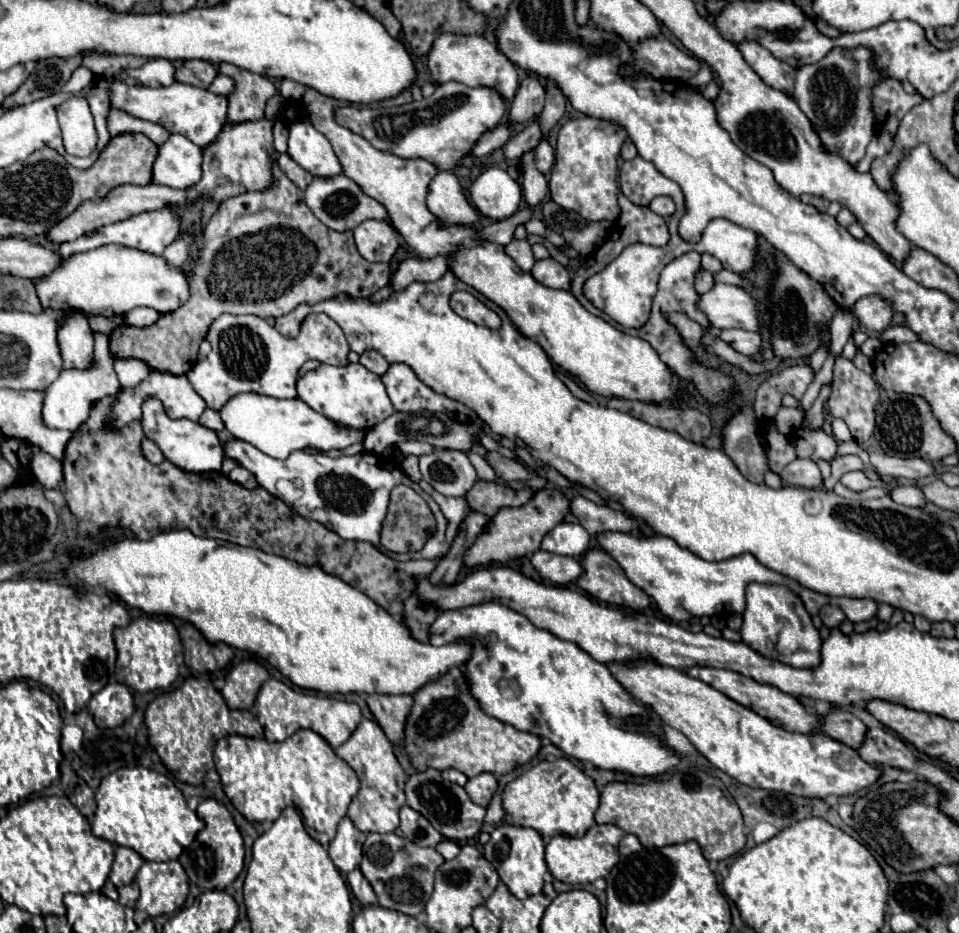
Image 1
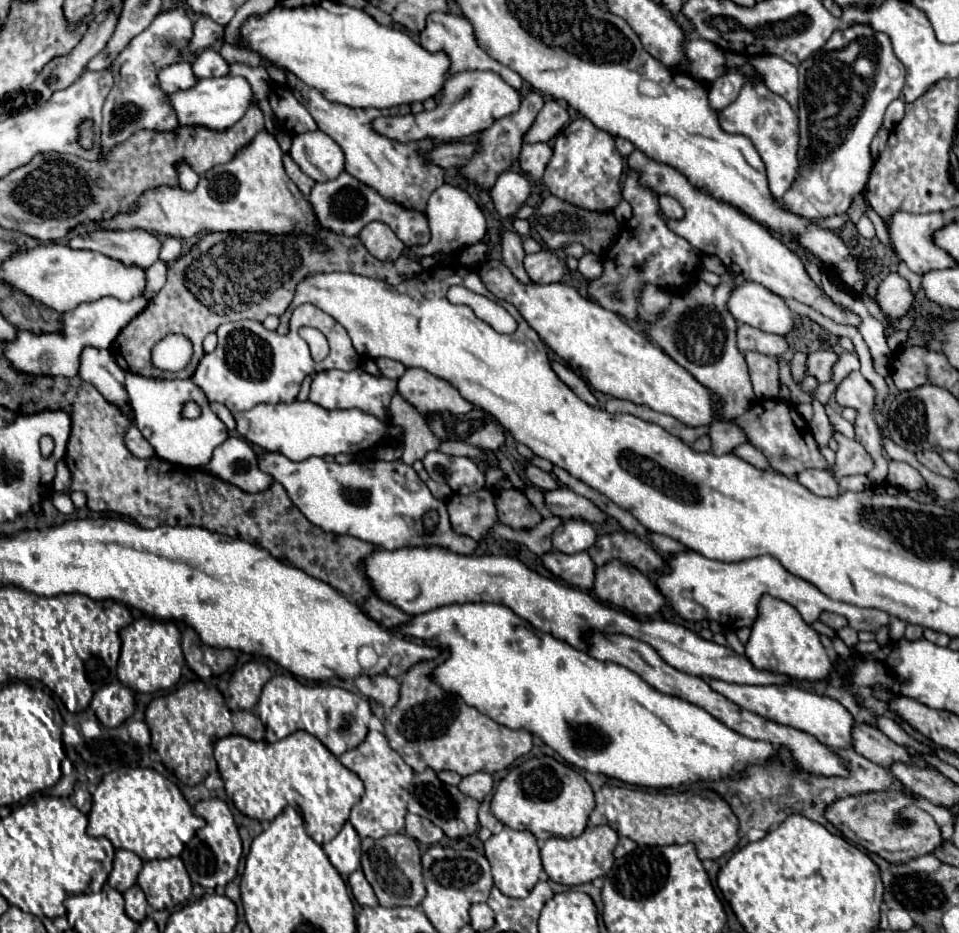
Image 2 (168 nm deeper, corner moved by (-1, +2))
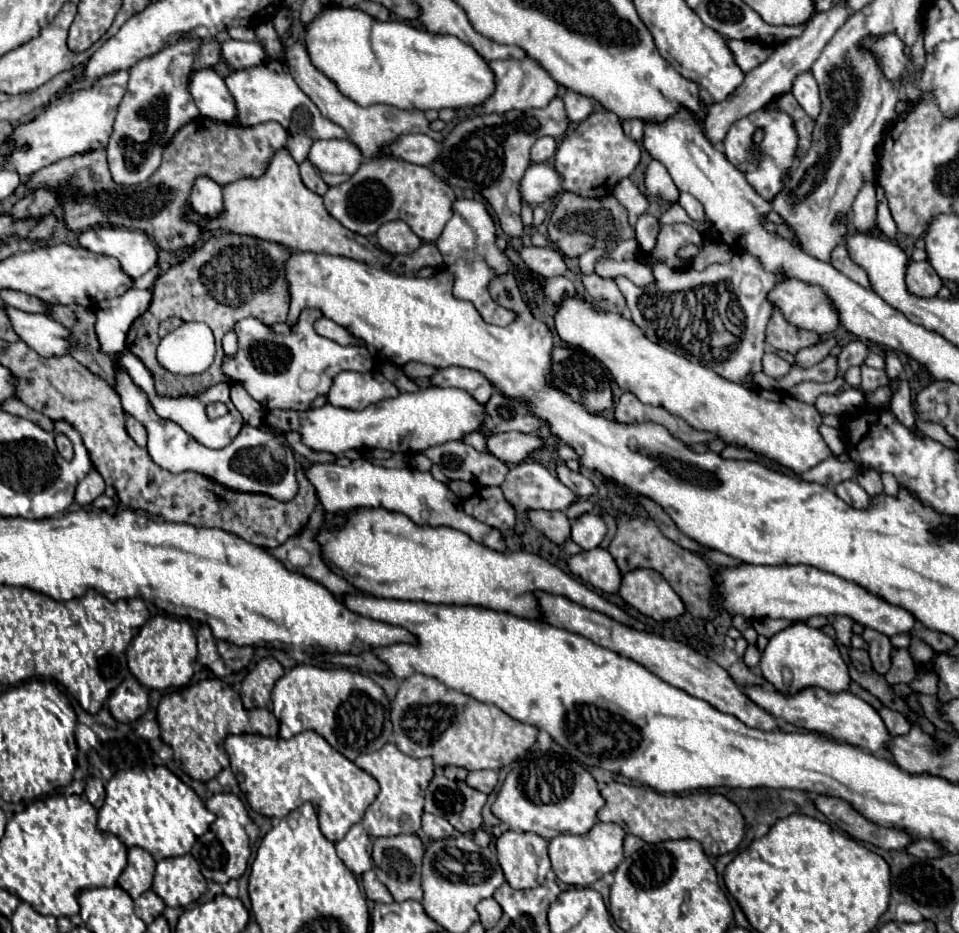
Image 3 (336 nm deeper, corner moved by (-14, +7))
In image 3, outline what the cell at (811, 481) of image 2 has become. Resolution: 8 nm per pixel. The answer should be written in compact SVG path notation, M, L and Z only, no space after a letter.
M854 479L842 481L840 485L836 485L834 491L836 491L836 495L838 495L842 501L846 501L848 505L852 505L852 507L856 507L856 509L862 509L862 507L866 507L866 505L870 503L868 493L866 493Z

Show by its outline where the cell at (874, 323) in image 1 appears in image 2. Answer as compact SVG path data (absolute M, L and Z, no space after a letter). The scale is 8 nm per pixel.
M889 274L877 290L877 298L879 306L883 308L883 312L887 312L891 318L901 318L907 314L909 306L915 300L913 290L909 288L909 282L905 278L901 278L899 274Z

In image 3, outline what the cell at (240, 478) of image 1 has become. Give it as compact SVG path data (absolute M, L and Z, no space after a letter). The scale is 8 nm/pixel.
M114 363L114 377L116 377L116 393L120 395L122 407L128 415L138 419L146 431L148 431L148 453L162 469L170 473L182 473L182 471L196 471L212 481L234 489L234 491L246 491L246 493L266 493L270 497L276 497L280 501L290 501L296 491L296 461L292 447L288 441L280 435L274 435L272 431L262 431L258 427L244 425L238 437L222 447L222 449L208 449L200 443L196 443L188 433L184 433L176 423L166 421L156 415L152 409L148 395L132 383L126 369L122 369L118 363Z

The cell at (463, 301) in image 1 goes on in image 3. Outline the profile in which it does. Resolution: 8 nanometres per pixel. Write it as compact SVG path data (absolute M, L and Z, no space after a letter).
M456 199L452 205L452 219L448 221L448 225L444 227L442 235L438 237L436 245L444 257L444 263L448 265L448 269L454 273L456 281L454 281L454 295L458 299L466 299L472 301L474 307L480 311L480 315L484 317L484 321L494 323L494 325L510 325L516 319L516 313L498 305L496 301L492 301L490 293L488 293L488 281L504 271L512 271L512 263L508 261L508 257L504 255L504 251L500 251L494 243L496 239L496 227L494 227L494 219L490 217L490 213L486 211L484 203L474 201L474 199Z

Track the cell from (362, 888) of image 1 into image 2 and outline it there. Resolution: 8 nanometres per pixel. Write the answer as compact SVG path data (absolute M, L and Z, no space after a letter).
M357 870L355 874L349 876L349 886L351 886L351 892L359 906L375 906L377 904L377 896L375 896L373 888L369 886L369 882L365 880L363 870Z

